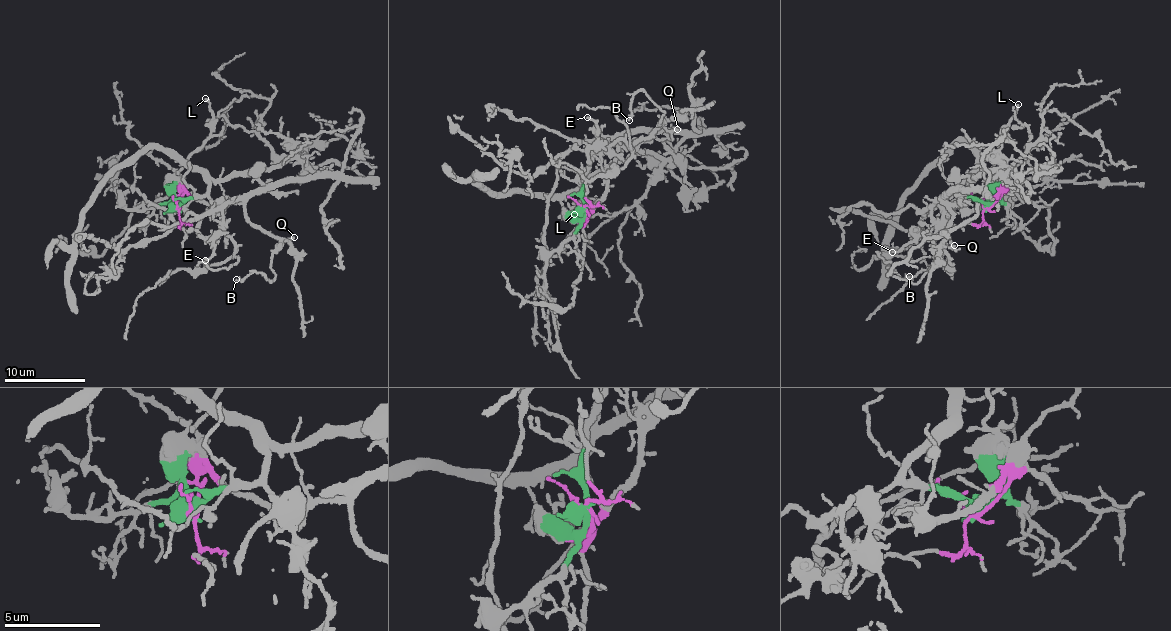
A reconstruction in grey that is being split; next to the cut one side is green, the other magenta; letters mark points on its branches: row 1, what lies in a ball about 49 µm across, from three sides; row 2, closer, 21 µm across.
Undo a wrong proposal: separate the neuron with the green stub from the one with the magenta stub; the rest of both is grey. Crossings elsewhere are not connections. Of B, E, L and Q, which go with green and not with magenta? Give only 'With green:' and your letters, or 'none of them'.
With green: E, L

